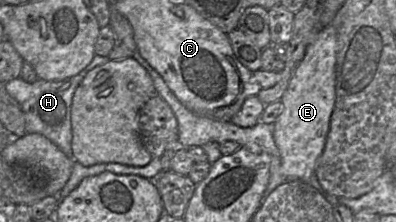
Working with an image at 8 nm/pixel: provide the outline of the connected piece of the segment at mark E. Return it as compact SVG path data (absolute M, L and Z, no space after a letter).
M332 24L325 26L322 31L317 35L315 40L307 47L305 57L303 60L296 66L293 71L292 77L288 83L288 87L285 90L281 101L284 106L282 114L277 118L274 123L274 141L279 150L281 157L281 172L287 179L299 179L307 180L312 175L315 174L316 164L320 156L322 155L327 141L327 136L330 130L330 120L335 107L336 102L336 91L335 91L335 67L336 67L336 53L337 53L337 30Z

